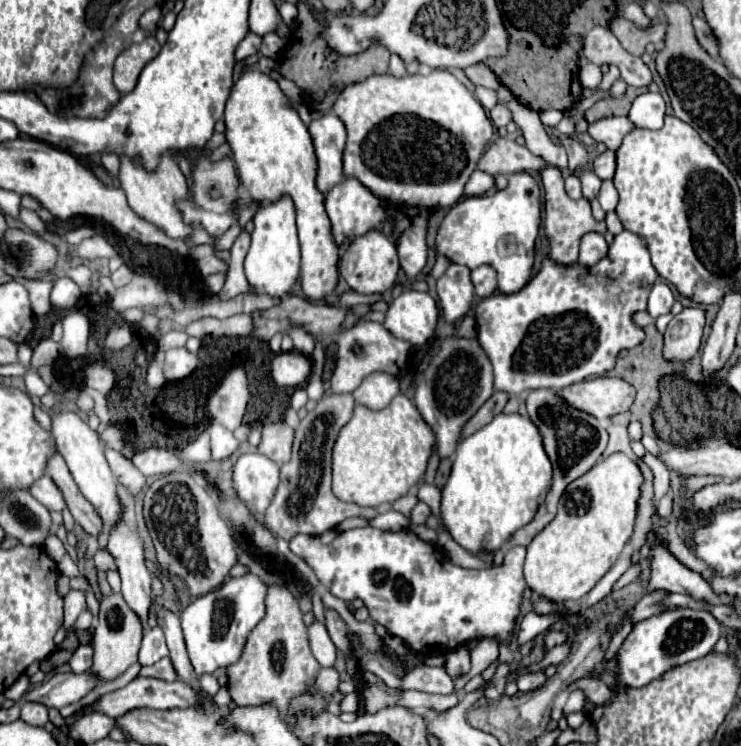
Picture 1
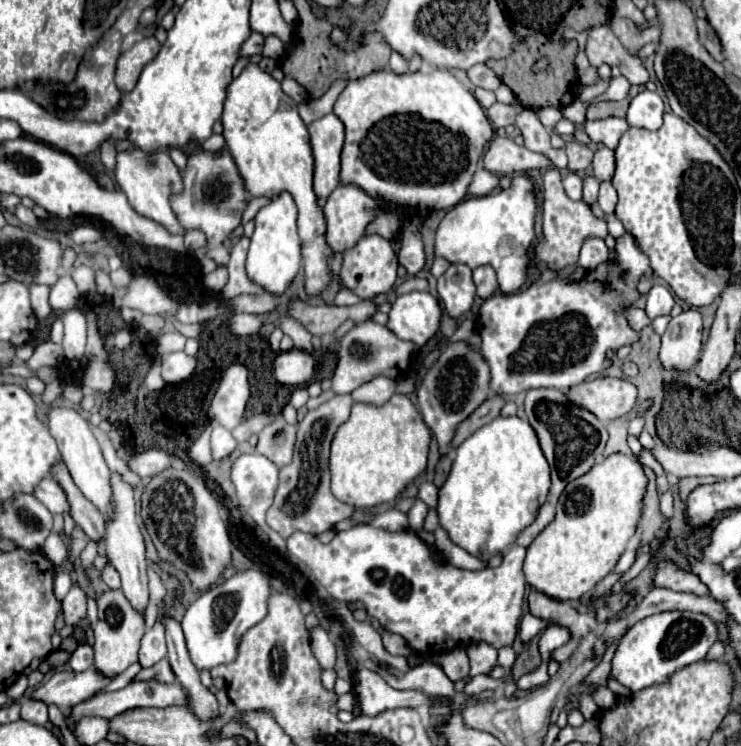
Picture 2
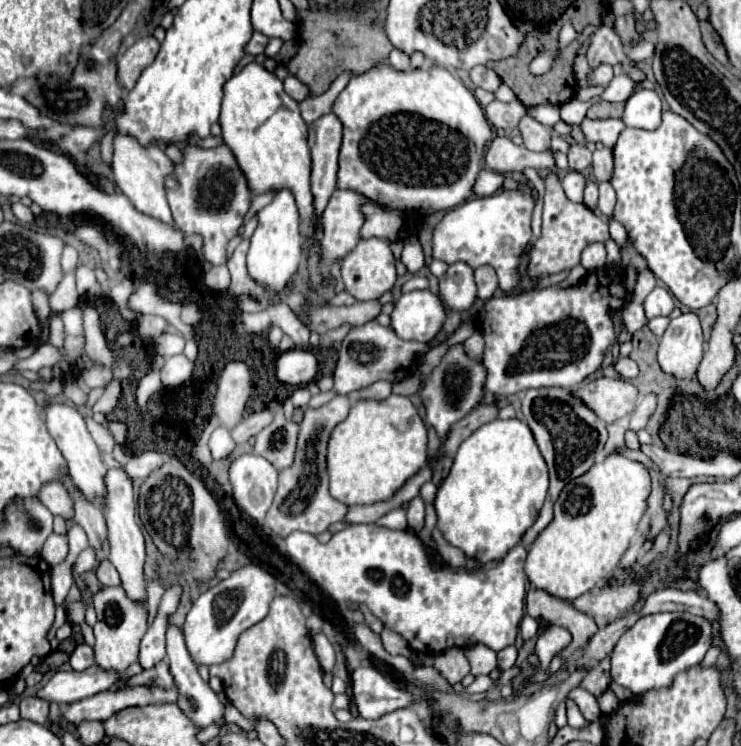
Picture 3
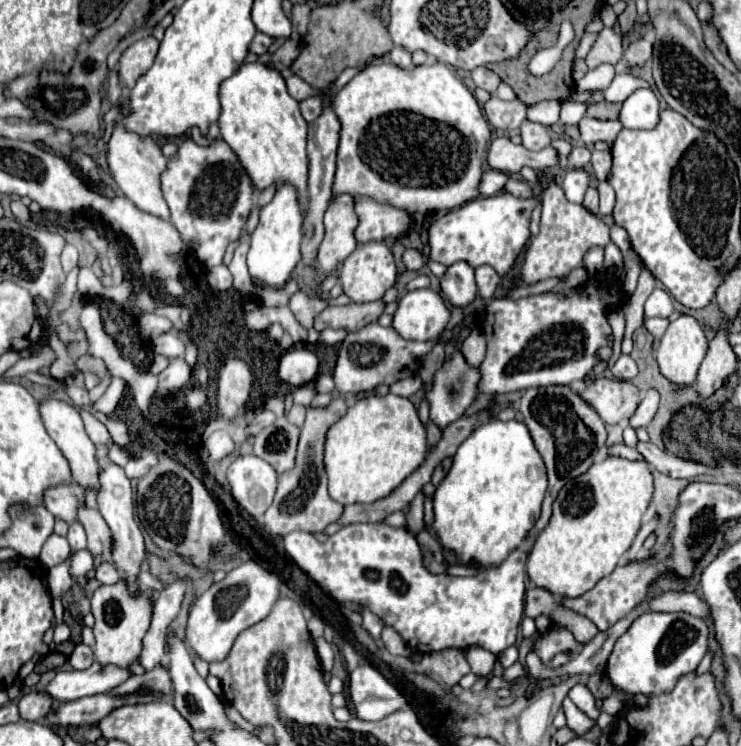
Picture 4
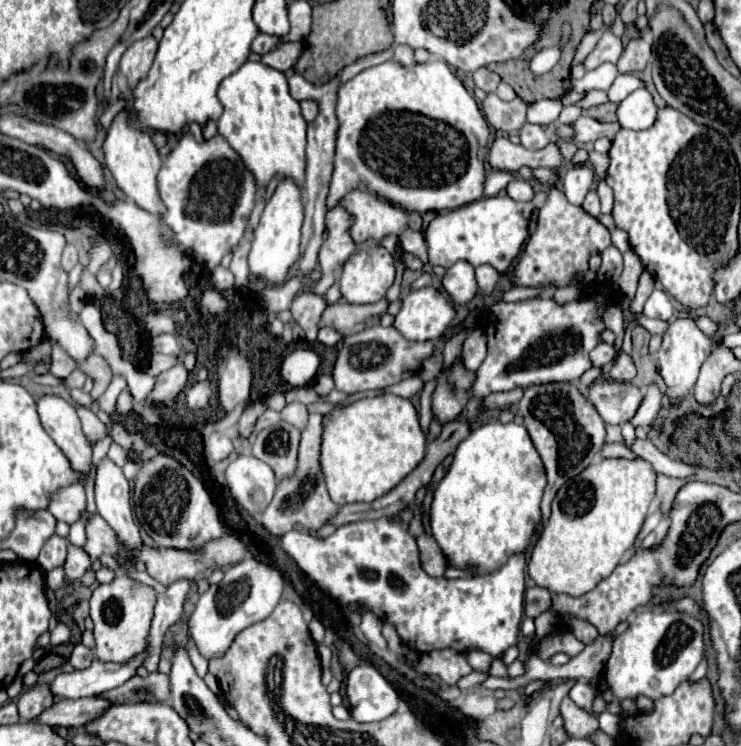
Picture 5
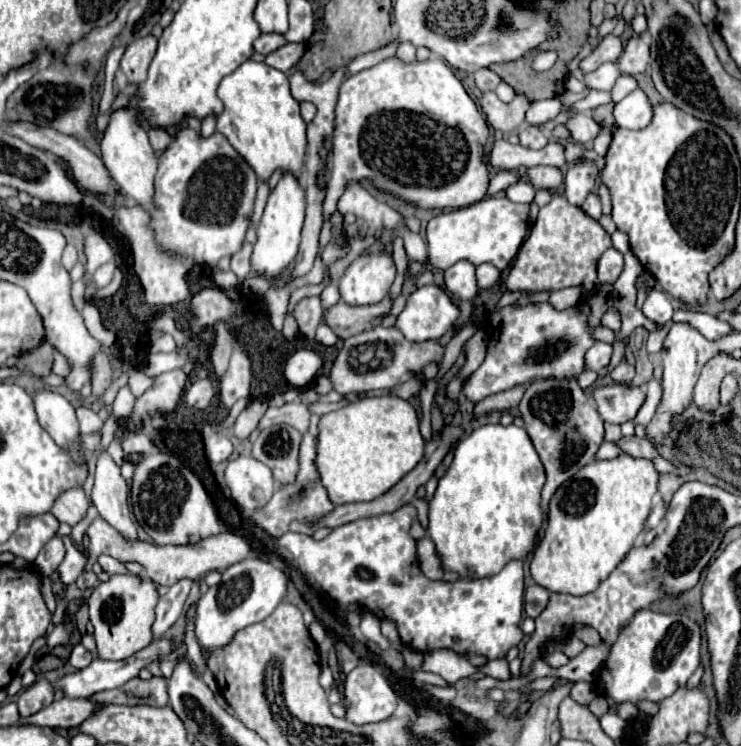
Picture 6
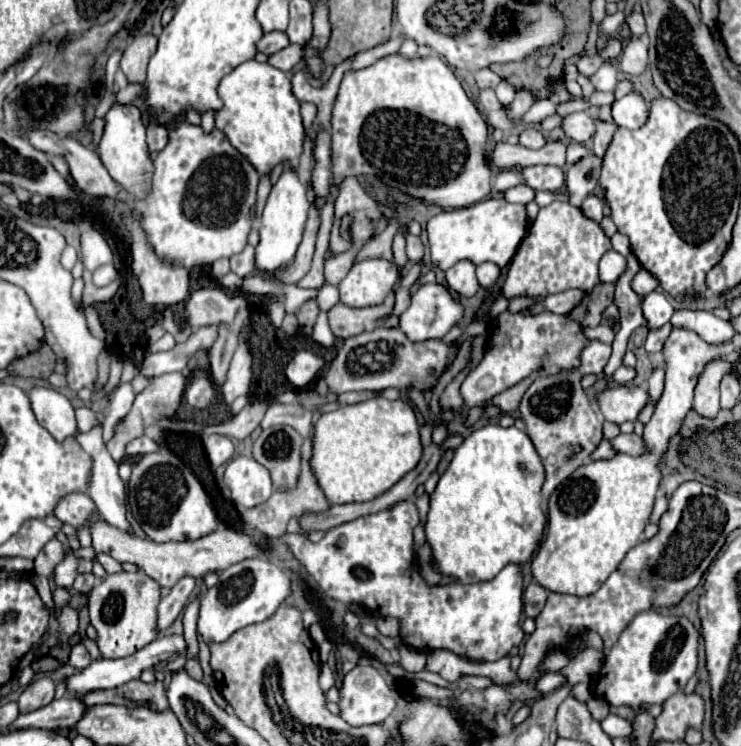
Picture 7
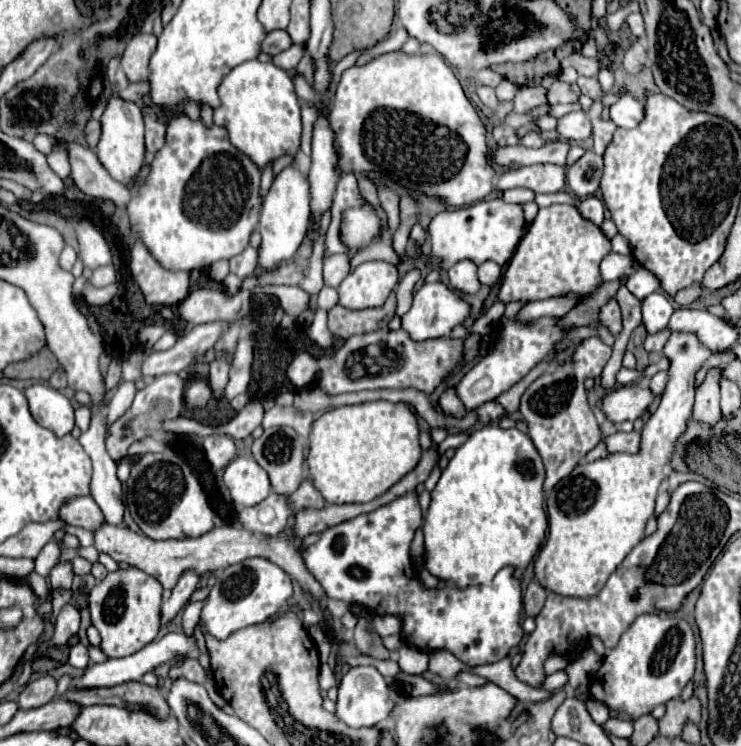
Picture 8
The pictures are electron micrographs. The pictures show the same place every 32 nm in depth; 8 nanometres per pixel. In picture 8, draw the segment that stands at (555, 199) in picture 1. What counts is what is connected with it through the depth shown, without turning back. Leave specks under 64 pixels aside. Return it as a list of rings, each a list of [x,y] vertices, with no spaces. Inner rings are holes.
[[[552,204],[548,208],[540,208],[538,216],[510,258],[498,298],[508,304],[512,300],[532,302],[568,292],[580,292],[582,296],[588,296],[598,284],[602,284],[598,266],[610,250],[610,240],[604,236],[600,226],[582,218],[576,206]]]

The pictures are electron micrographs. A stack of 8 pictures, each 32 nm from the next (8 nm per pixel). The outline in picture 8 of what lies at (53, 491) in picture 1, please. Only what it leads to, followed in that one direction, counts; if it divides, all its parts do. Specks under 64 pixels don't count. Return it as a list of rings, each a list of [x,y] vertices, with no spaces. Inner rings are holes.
[[[74,496],[72,500],[66,500],[60,506],[58,518],[70,526],[80,526],[86,530],[96,530],[104,522],[100,508],[90,496]]]

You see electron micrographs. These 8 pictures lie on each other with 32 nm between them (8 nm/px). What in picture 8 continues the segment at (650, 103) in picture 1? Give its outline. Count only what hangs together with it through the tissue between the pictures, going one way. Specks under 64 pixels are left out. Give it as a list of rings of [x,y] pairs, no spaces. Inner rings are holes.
[[[626,94],[610,106],[610,118],[620,128],[636,128],[636,124],[644,120],[644,102]]]

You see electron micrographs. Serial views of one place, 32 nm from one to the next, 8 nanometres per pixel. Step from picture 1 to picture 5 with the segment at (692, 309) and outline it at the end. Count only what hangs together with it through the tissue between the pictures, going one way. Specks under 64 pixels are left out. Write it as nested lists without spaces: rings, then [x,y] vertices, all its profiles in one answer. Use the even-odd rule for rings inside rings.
[[[678,318],[678,320],[670,322],[670,326],[664,334],[662,346],[658,350],[658,364],[660,364],[660,374],[668,384],[668,396],[672,402],[678,402],[694,388],[698,370],[700,370],[702,362],[708,358],[710,350],[712,350],[712,340],[696,326],[696,322],[692,318]]]

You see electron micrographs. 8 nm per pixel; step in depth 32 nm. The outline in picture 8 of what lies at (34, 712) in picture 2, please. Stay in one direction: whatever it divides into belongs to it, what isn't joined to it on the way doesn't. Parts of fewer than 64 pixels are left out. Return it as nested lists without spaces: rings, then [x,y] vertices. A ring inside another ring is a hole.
[[[40,676],[26,684],[22,690],[18,704],[22,710],[32,710],[48,704],[56,696],[56,680],[52,676]]]

